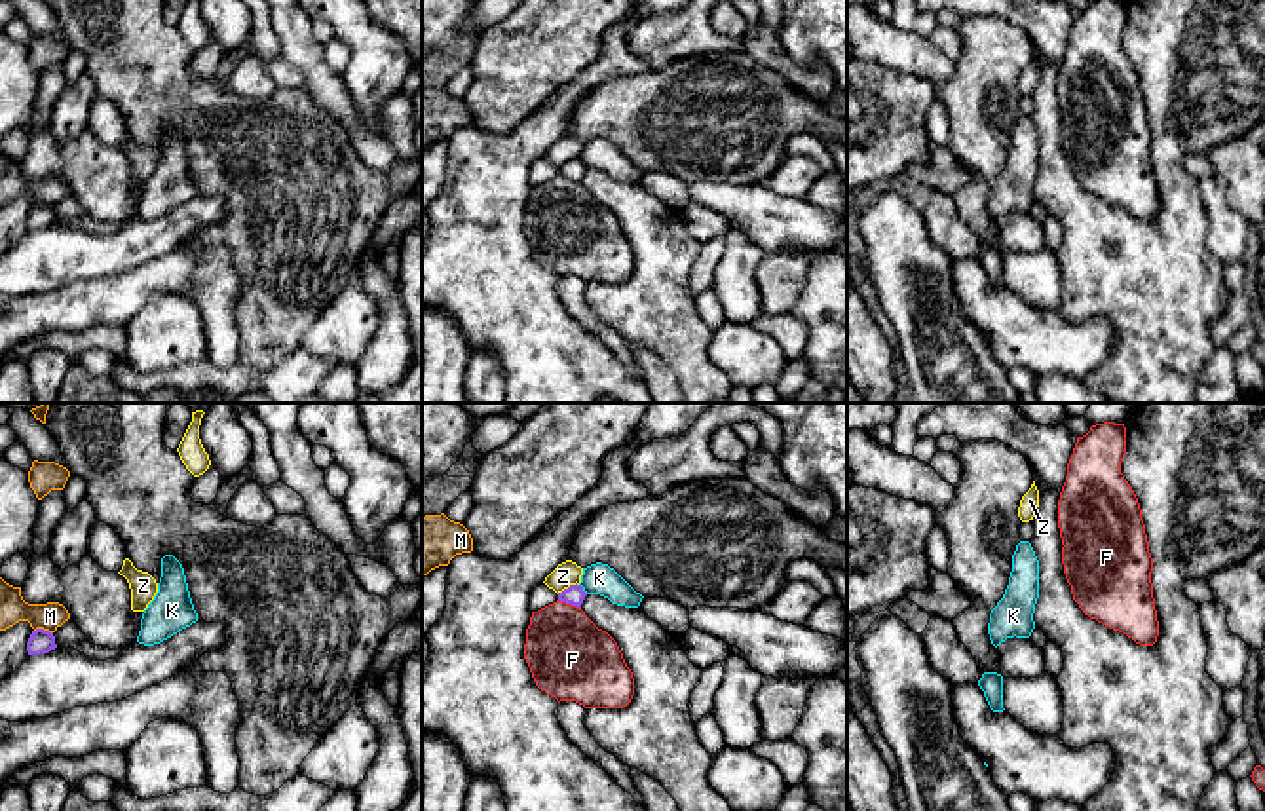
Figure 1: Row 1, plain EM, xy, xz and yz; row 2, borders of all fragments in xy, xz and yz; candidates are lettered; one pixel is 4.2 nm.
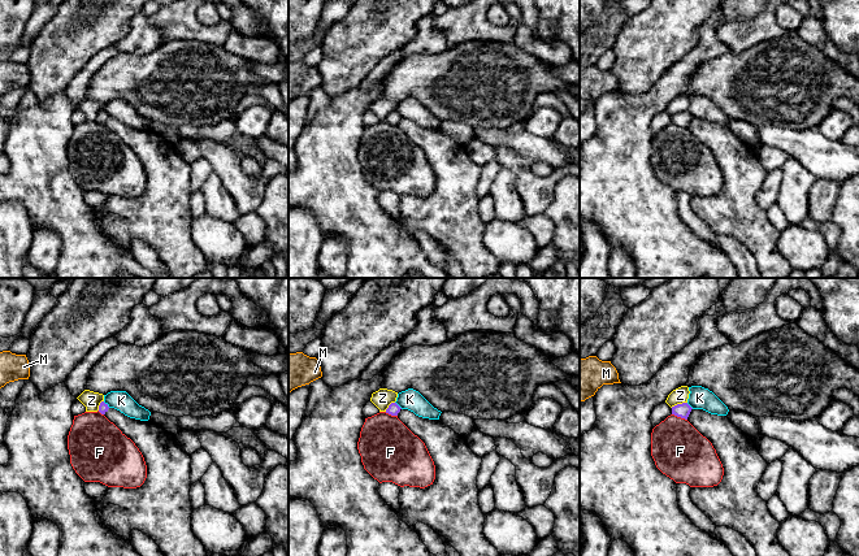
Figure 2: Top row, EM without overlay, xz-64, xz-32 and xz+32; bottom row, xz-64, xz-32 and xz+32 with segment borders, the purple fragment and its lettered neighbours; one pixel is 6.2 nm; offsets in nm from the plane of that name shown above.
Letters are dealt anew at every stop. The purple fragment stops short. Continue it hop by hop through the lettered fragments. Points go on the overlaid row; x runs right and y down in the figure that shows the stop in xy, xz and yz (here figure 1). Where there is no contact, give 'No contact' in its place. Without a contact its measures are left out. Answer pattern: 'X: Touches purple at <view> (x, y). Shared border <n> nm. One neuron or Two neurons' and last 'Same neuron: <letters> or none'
F: Touches purple at xz (570, 603). Shared border 100 nm. Two neurons
K: Touches purple at xz (582, 589). Shared border 60 nm. Two neurons
M: Touches purple at xy (42, 629). Shared border 80 nm. Two neurons
Z: Touches purple at xz (566, 589). Shared border 100 nm. Two neurons
Same neuron: none

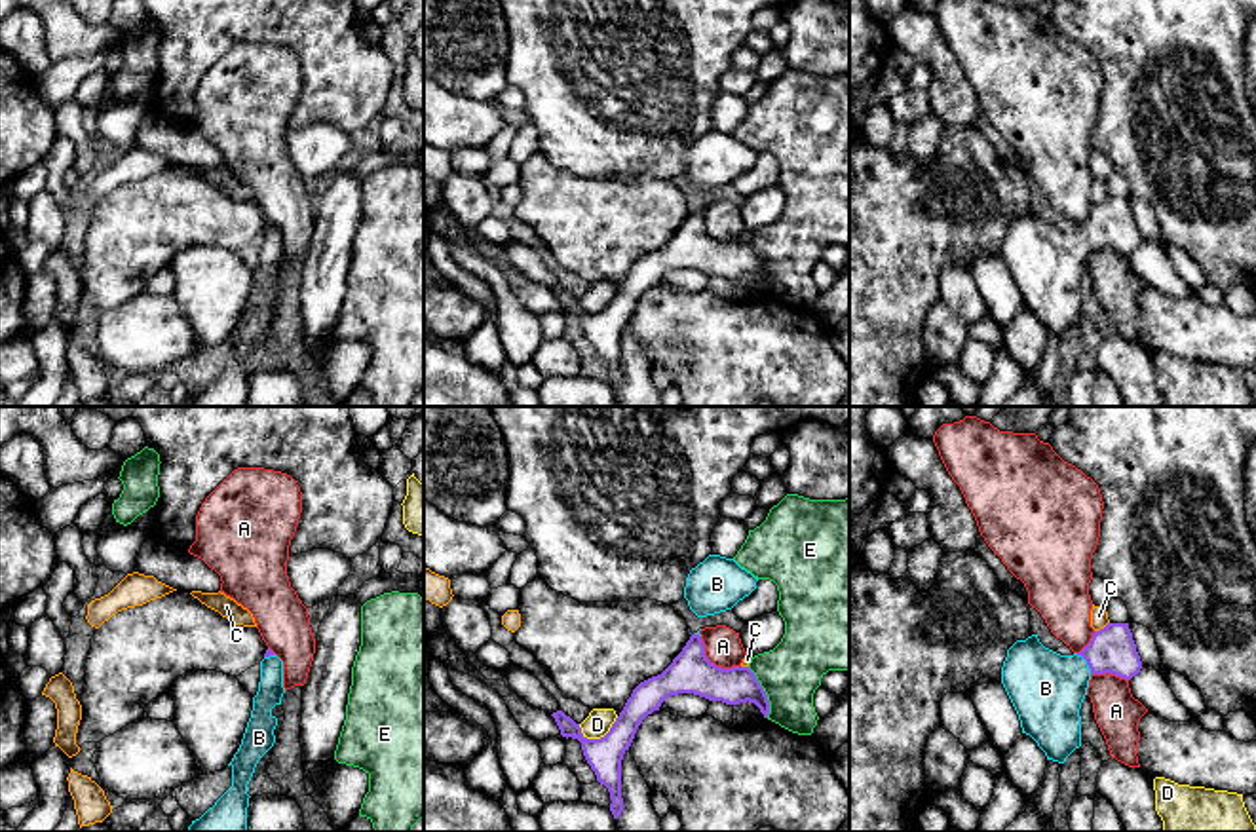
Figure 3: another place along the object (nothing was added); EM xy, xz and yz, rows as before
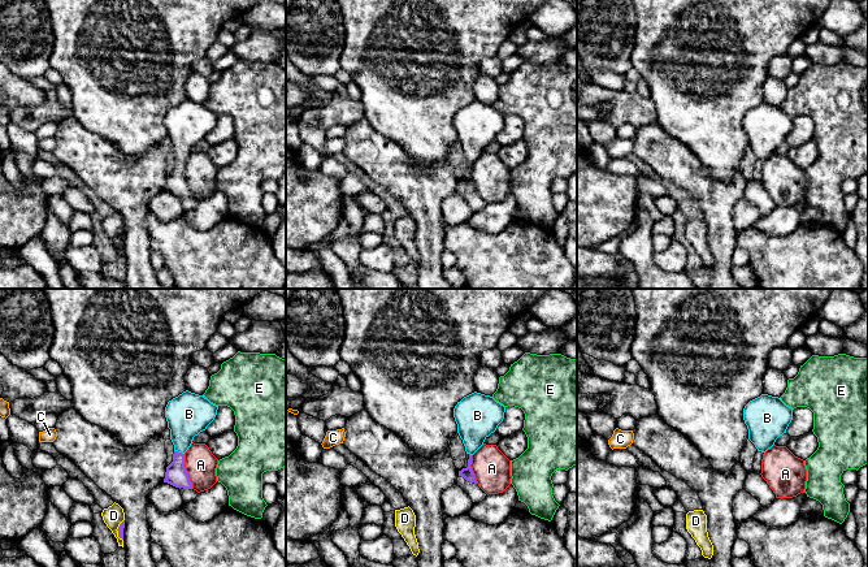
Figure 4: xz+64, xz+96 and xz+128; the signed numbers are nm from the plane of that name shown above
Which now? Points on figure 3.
A: Touches purple at xz (713, 663). Shared border 220 nm. Two neurons
B: Touches purple at yz (1087, 663). Shared border 110 nm. One neuron
C: Touches purple at yz (1101, 629). Shared border 80 nm. Two neurons
D: Touches purple at xz (601, 737). Shared border 180 nm. Two neurons
E: Touches purple at xz (764, 692). Shared border 240 nm. Two neurons
Same neuron: B

